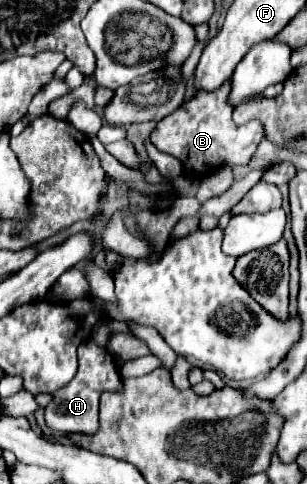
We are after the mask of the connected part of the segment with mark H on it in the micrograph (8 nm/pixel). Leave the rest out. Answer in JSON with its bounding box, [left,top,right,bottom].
[45,343,123,433]

